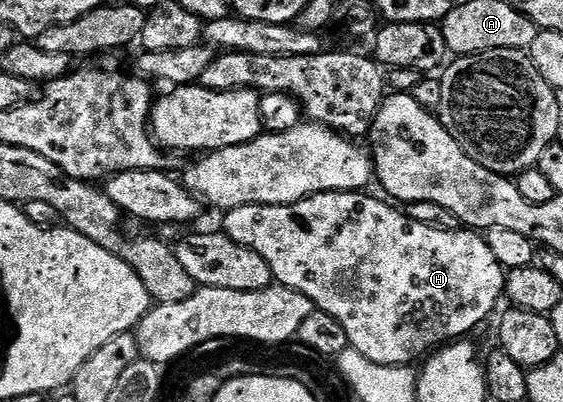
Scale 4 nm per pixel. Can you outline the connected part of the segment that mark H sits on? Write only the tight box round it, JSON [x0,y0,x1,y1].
[222,191,506,367]

